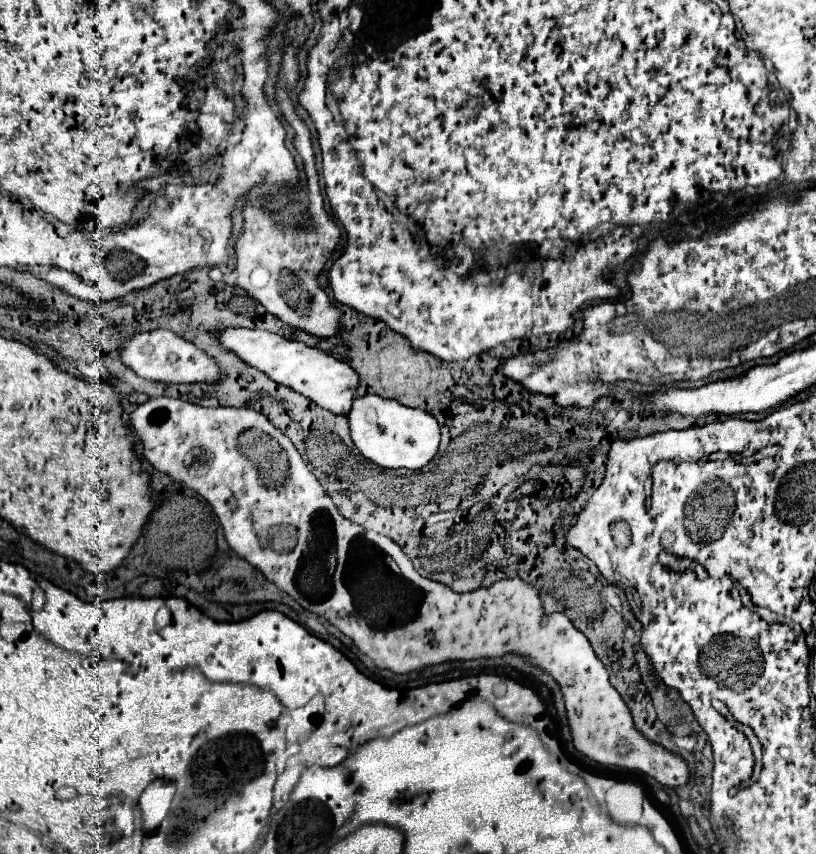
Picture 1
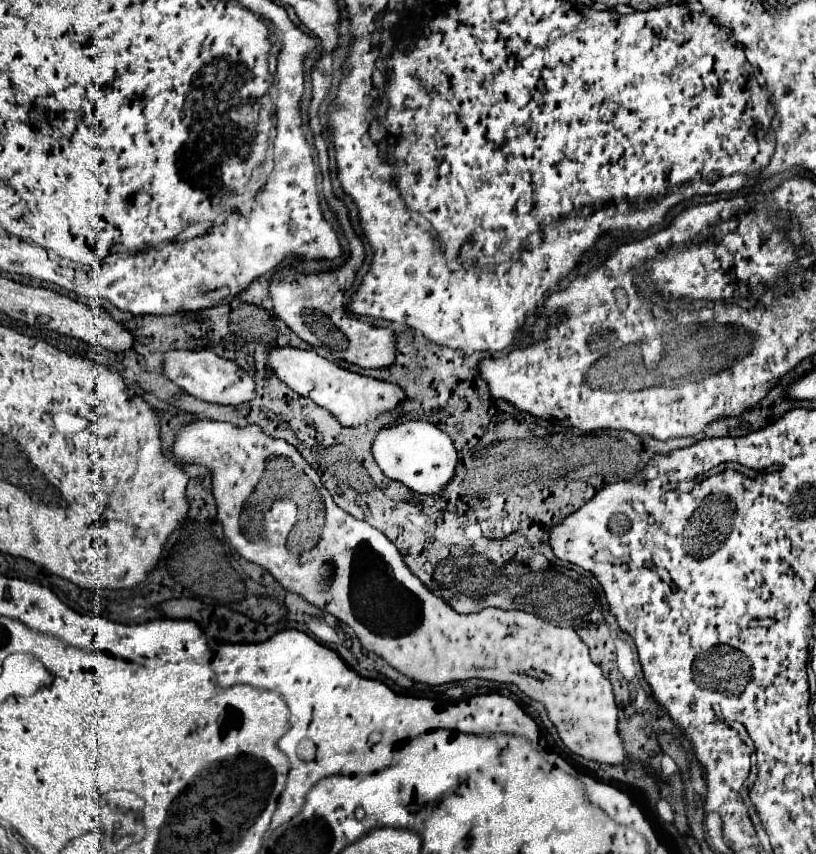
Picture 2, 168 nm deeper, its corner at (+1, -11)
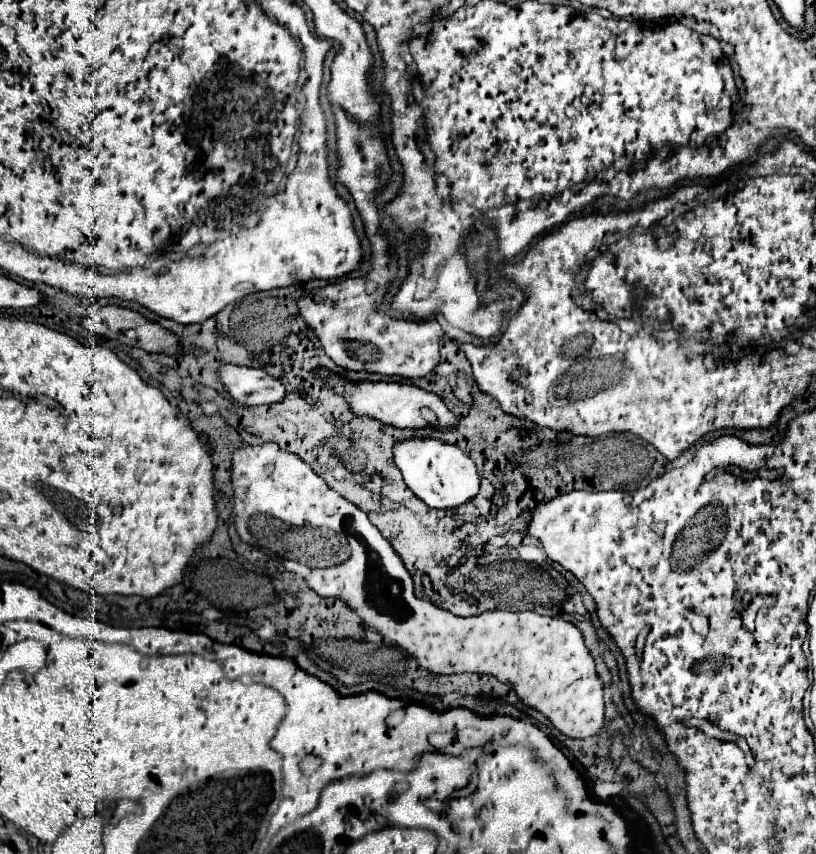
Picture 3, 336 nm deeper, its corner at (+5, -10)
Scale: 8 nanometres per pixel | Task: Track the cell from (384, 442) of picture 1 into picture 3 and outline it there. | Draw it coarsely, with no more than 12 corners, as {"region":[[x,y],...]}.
{"region":[[435,438],[397,444],[395,464],[427,506],[453,510],[481,486],[475,462]]}

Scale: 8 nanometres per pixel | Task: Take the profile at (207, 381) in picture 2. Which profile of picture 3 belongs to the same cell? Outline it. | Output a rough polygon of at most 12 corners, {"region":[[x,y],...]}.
{"region":[[227,364],[225,390],[243,406],[283,402],[287,388],[263,368]]}

